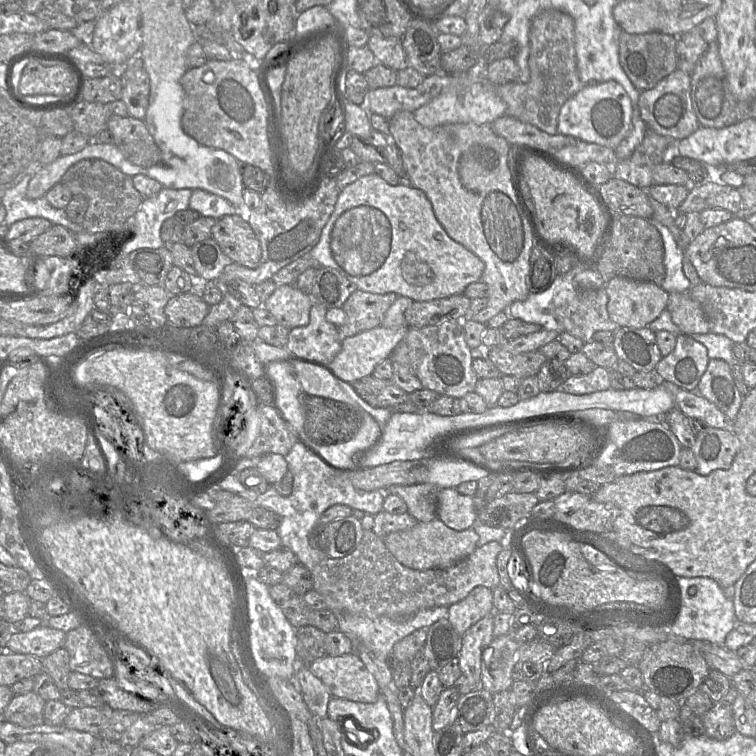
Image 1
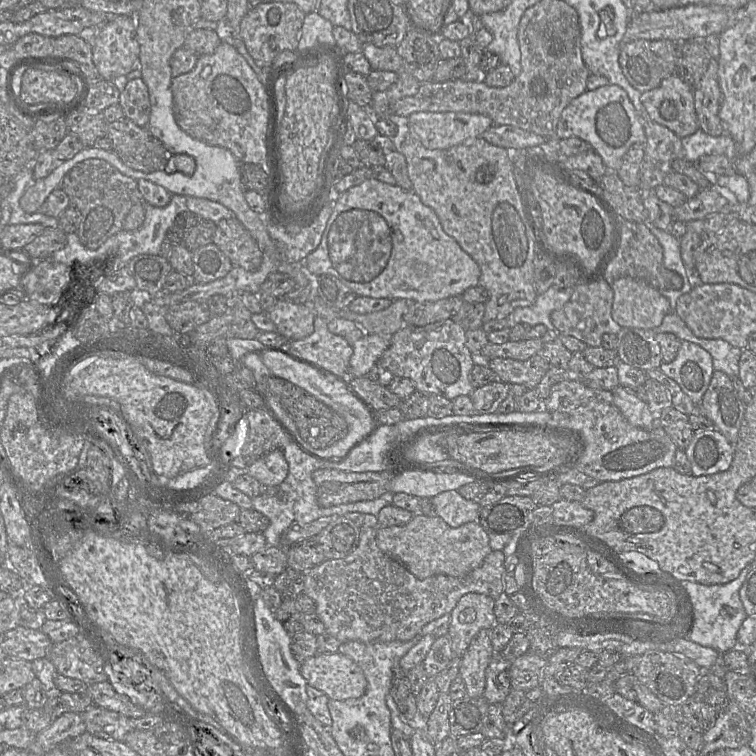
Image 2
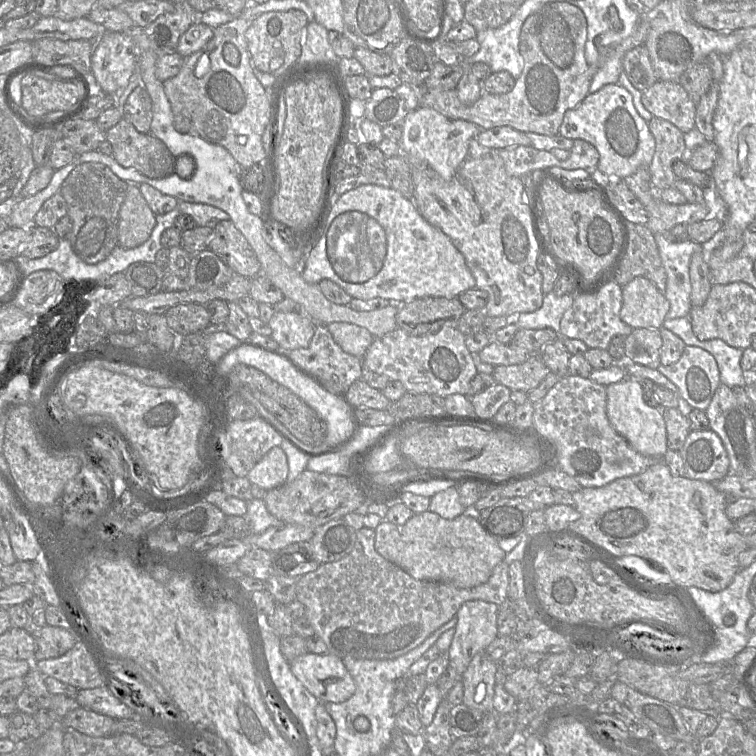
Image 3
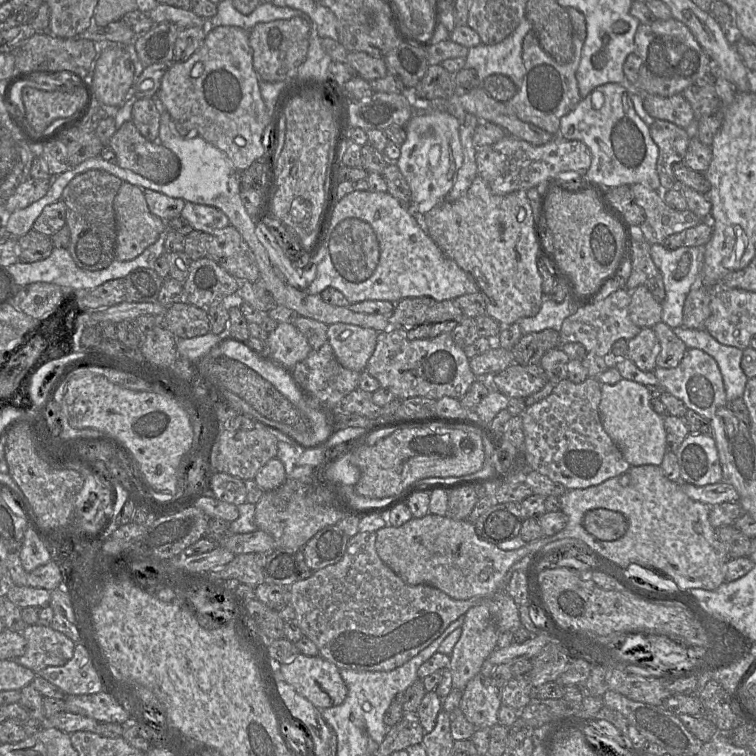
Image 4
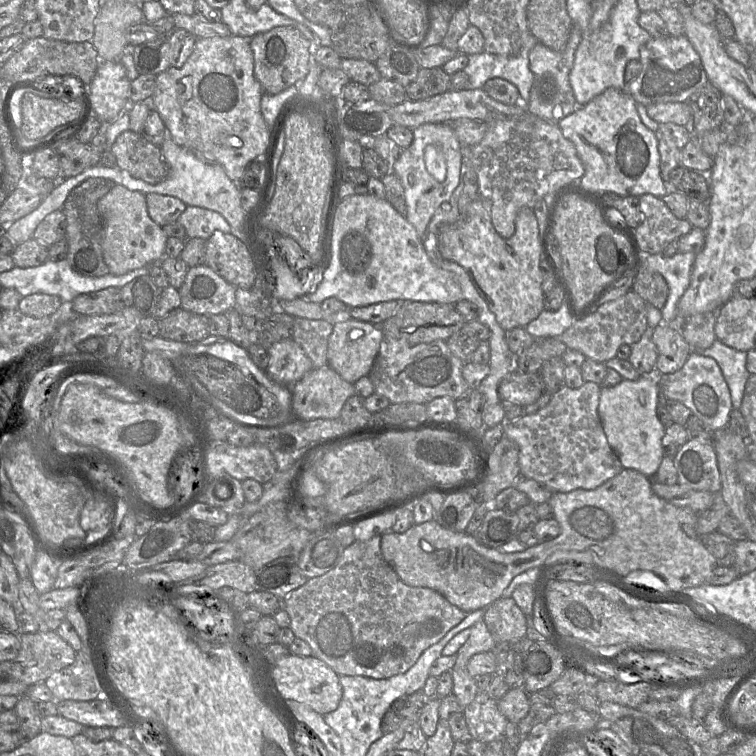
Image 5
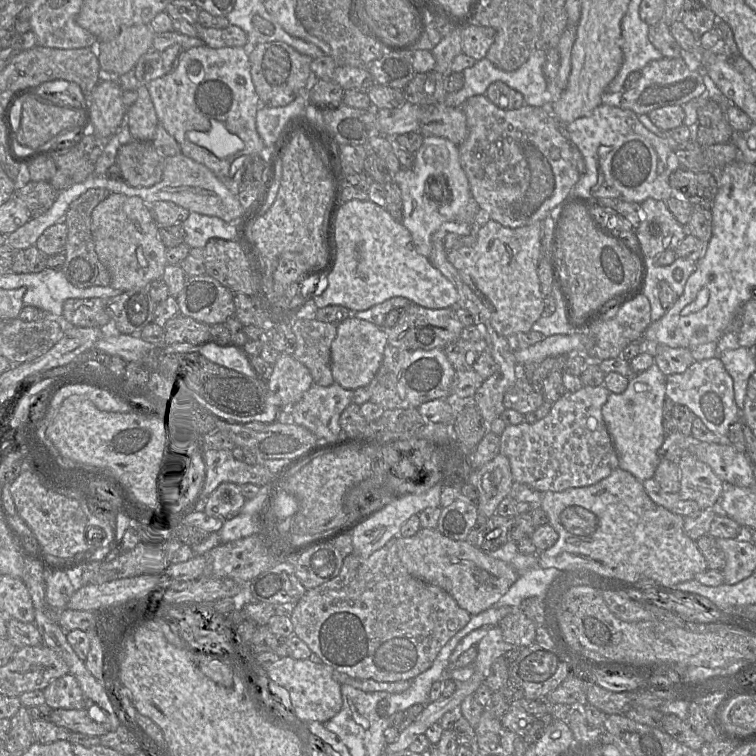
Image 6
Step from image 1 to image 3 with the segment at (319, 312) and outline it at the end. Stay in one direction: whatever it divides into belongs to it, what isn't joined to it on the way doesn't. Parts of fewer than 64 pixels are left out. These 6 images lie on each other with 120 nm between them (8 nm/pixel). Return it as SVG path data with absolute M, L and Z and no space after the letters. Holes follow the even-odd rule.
M316 324L314 336L306 348L294 349L288 358L306 375L314 377L333 394L345 394L356 380L362 377L362 359L342 350L330 334L327 325Z

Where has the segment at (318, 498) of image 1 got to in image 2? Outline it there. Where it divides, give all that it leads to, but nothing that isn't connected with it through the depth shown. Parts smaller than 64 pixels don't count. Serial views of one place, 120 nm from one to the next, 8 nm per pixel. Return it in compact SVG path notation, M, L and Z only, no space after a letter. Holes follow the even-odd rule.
M291 442L283 449L283 453L289 464L289 473L286 479L279 485L279 492L276 495L259 495L253 498L253 508L269 519L269 525L266 530L263 531L267 546L280 547L281 536L290 526L305 525L323 516L345 516L347 513L351 512L378 516L380 510L390 505L392 502L393 494L387 493L374 500L321 507L317 501L317 486L312 478L312 474L318 469L326 468L326 464L305 454Z

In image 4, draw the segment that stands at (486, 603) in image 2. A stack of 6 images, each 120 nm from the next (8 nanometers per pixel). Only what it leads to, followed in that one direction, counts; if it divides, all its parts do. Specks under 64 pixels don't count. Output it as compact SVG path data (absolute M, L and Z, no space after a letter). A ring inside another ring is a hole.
M486 605L468 609L461 626L461 637L450 657L453 688L463 691L478 673L488 656L497 648L498 629Z

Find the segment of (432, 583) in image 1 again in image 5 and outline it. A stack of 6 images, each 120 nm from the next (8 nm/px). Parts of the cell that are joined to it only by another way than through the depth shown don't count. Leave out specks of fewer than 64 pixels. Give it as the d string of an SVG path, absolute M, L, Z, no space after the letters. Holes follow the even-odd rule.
M378 535L367 541L355 540L350 546L344 549L340 561L332 570L321 576L308 579L304 585L287 594L284 599L284 609L290 616L290 628L295 636L306 641L311 646L313 655L323 660L338 675L386 679L398 674L403 674L416 663L428 647L440 641L450 629L458 625L468 614L452 605L444 596L430 588L406 585L383 558L380 544L381 536Z

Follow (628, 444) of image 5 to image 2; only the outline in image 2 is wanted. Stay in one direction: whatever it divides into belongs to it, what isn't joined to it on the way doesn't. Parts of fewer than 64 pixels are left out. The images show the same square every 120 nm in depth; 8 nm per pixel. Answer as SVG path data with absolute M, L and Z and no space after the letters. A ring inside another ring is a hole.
M617 386L612 391L612 397L616 407L631 425L647 431L659 427L655 410L624 387Z

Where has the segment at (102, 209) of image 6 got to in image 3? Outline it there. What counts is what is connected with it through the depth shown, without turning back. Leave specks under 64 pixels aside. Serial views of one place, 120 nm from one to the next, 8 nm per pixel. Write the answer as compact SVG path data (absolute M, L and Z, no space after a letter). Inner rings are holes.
M128 183L118 214L118 246L131 249L143 244L156 224L155 216L142 196L138 184Z

